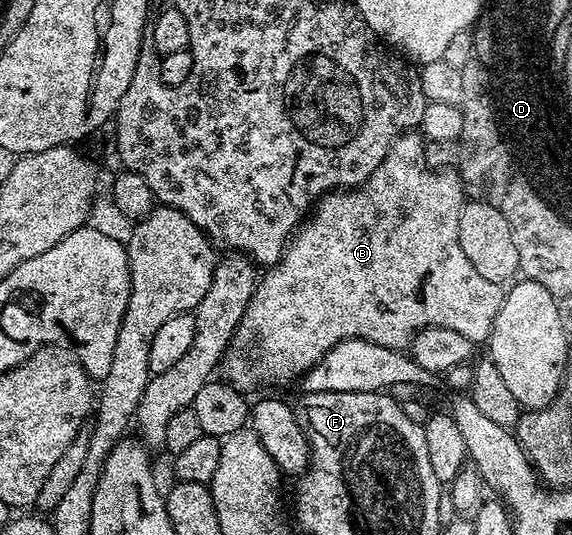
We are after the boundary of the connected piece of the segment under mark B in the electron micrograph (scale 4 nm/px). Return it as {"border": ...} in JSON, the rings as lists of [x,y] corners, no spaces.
{"border":[[[400,133],[387,149],[387,155],[381,160],[381,164],[363,181],[362,186],[348,189],[346,192],[324,193],[314,203],[309,217],[287,243],[283,257],[258,279],[258,286],[251,298],[251,303],[245,308],[238,328],[237,346],[239,342],[240,348],[247,350],[247,358],[228,357],[221,370],[222,377],[236,390],[250,392],[254,386],[259,386],[262,382],[291,382],[294,378],[302,379],[308,370],[319,365],[328,350],[333,349],[339,342],[349,341],[351,338],[371,341],[373,344],[384,345],[385,348],[400,351],[406,351],[420,332],[432,328],[452,330],[476,344],[486,343],[490,339],[491,330],[495,327],[495,317],[499,315],[499,310],[503,307],[504,291],[501,289],[500,283],[485,280],[485,276],[479,275],[477,268],[473,268],[473,264],[469,264],[469,259],[461,249],[459,239],[461,212],[465,205],[463,182],[454,169],[430,168],[426,162],[424,147],[424,139],[418,133]]]}

